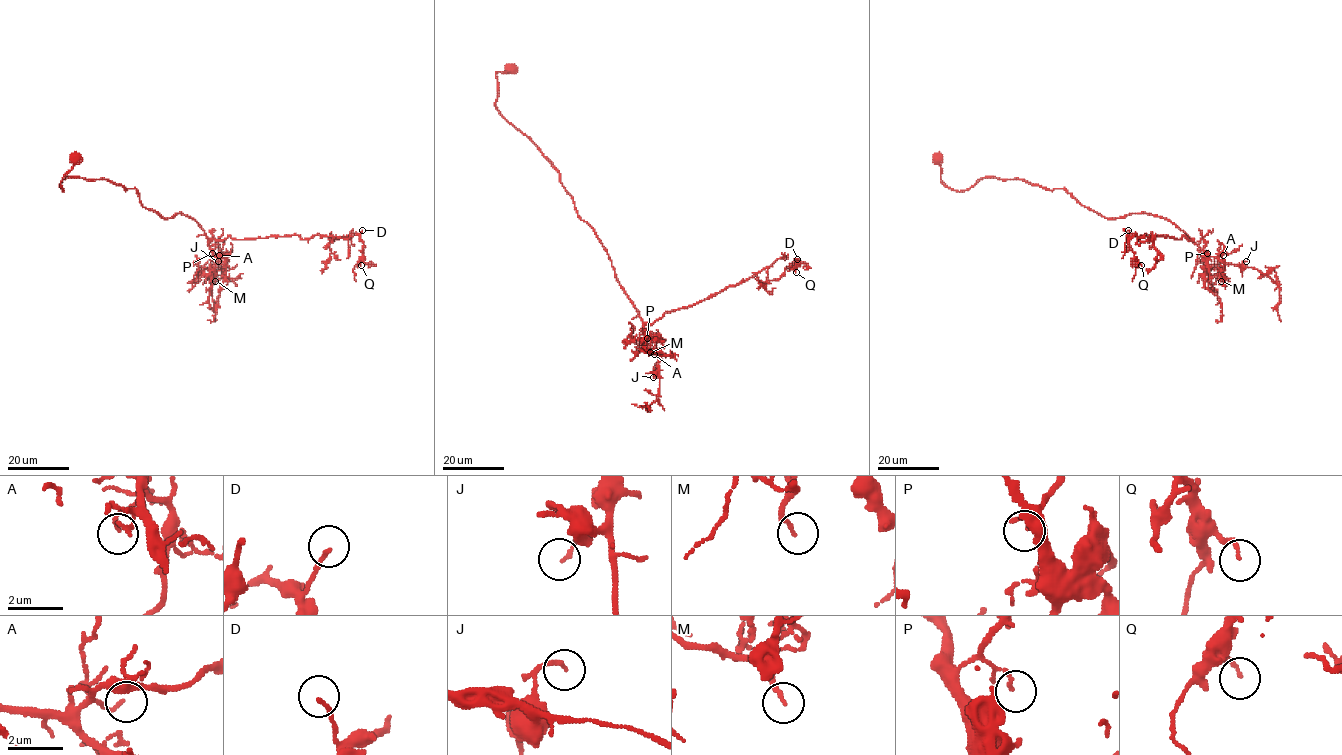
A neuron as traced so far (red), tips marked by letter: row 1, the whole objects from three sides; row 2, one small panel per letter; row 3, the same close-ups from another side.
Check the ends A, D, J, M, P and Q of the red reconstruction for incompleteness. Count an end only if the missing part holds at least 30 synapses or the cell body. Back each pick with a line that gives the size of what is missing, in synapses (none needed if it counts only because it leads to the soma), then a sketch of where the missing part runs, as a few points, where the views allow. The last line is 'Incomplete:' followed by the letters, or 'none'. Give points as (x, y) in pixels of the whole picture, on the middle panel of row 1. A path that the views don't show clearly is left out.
M: about 45 synapses; missing branch runs (650, 352), (643, 369), (640, 371), (634, 368)
Incomplete: M

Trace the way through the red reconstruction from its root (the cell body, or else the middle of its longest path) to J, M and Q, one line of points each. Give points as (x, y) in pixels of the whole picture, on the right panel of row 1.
J: (939, 159), (942, 181), (958, 191), (985, 177), (1064, 188), (1105, 217), (1160, 216), (1203, 257), (1246, 261)
M: (939, 159), (942, 181), (958, 191), (985, 177), (1020, 179), (1064, 188), (1107, 218), (1164, 217), (1221, 281)
Q: (939, 159), (958, 191), (1024, 180), (1107, 218), (1164, 217), (1193, 240), (1134, 234), (1141, 265)

